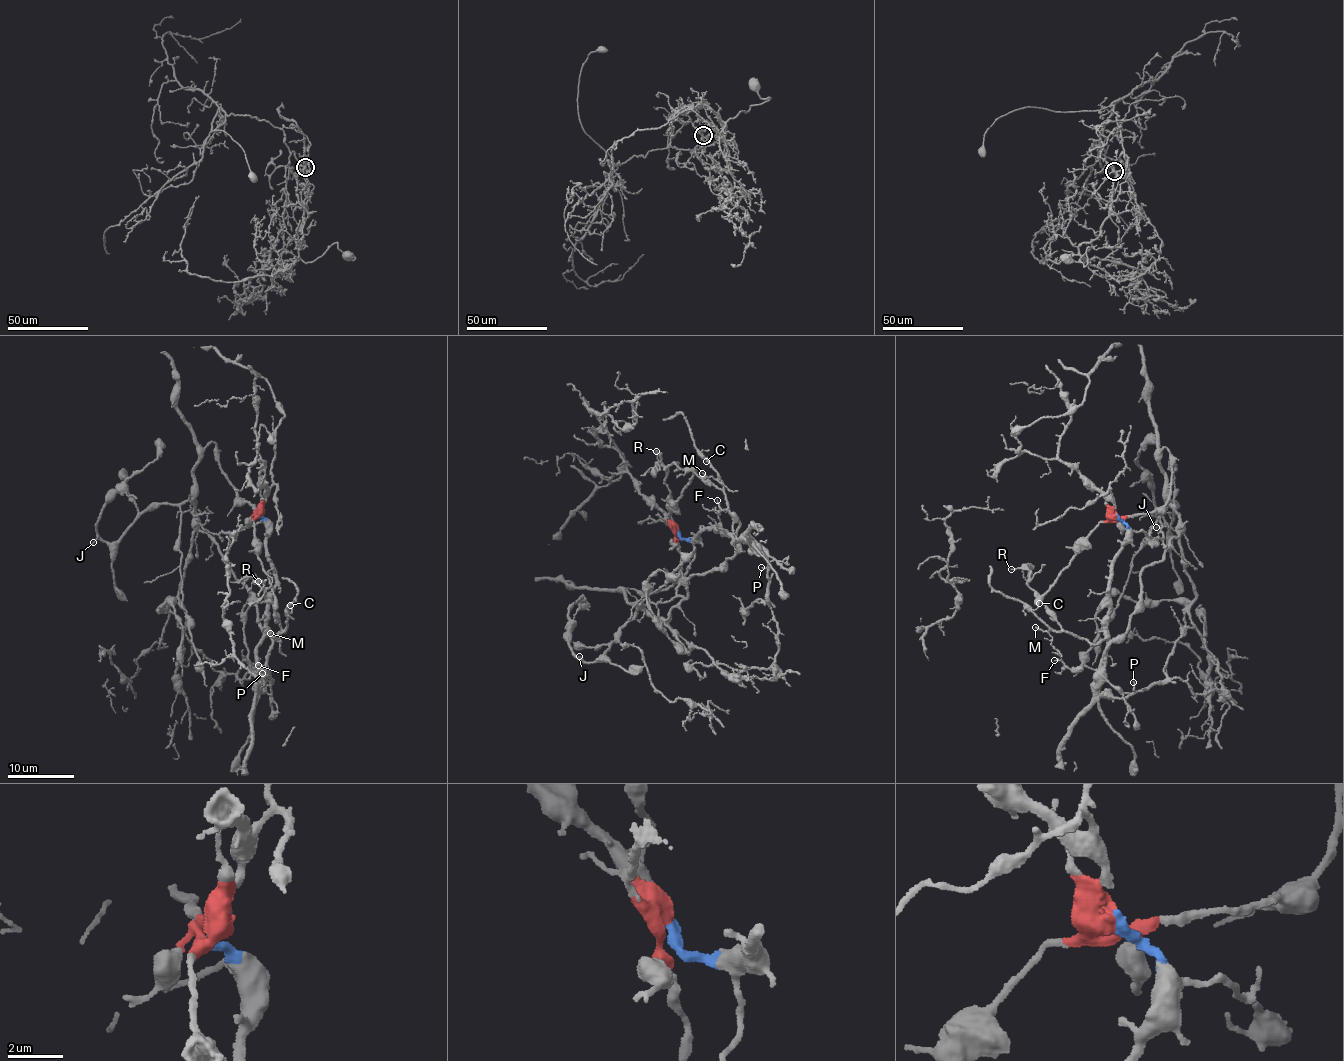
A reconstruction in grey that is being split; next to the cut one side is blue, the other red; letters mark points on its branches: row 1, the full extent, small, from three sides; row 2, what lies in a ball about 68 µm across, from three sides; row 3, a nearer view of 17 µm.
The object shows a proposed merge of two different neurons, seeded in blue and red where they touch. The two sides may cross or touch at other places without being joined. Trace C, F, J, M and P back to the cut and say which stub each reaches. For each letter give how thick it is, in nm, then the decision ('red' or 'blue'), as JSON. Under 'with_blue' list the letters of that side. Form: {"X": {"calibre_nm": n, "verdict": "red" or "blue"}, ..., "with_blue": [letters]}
{"C": {"calibre_nm": 130, "verdict": "blue"}, "F": {"calibre_nm": 190, "verdict": "blue"}, "J": {"calibre_nm": 120, "verdict": "red"}, "M": {"calibre_nm": 170, "verdict": "blue"}, "P": {"calibre_nm": 130, "verdict": "blue"}, "with_blue": ["C", "F", "M", "P"]}

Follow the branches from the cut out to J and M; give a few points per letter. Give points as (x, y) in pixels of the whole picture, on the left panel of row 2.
J: (262, 512), (220, 468), (212, 441), (192, 496), (145, 511), (115, 541), (93, 542)
M: (262, 512), (268, 557), (275, 576), (266, 624), (277, 640), (274, 635), (284, 632), (271, 632)

